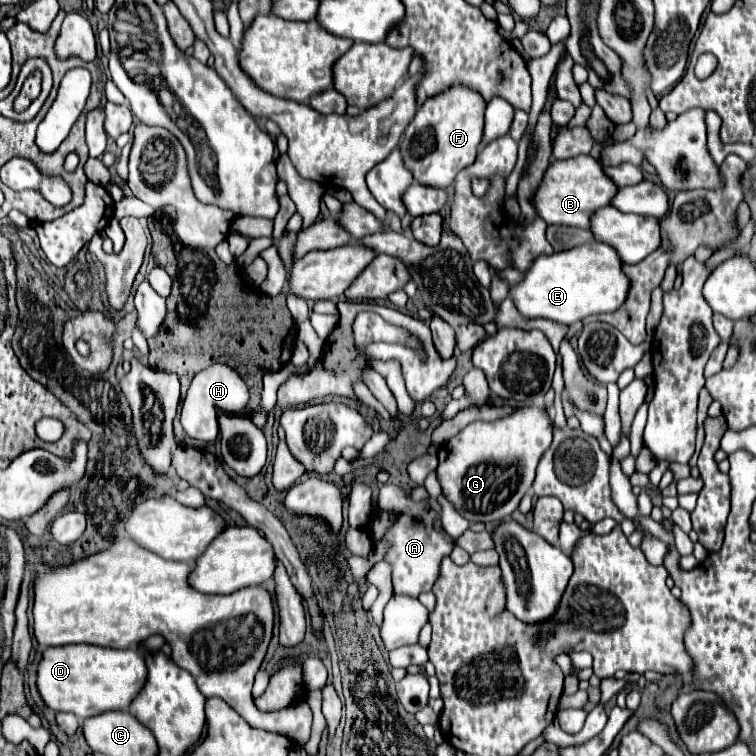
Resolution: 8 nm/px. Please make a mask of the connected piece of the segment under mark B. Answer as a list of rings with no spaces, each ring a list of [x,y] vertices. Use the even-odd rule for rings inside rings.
[[[575,156],[569,160],[551,160],[543,172],[543,180],[535,190],[531,204],[547,224],[589,228],[589,216],[611,202],[617,186],[601,172],[601,164],[593,156]]]

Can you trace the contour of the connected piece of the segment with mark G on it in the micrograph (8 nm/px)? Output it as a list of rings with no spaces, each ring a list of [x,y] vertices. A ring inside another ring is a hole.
[[[521,406],[515,408],[511,414],[497,418],[493,422],[471,422],[459,434],[455,434],[449,442],[439,448],[439,468],[437,478],[441,482],[443,494],[453,502],[457,512],[467,518],[469,522],[497,522],[513,514],[519,506],[525,492],[531,488],[535,478],[535,468],[539,458],[551,446],[553,438],[553,420],[549,418],[547,410],[541,406]]]

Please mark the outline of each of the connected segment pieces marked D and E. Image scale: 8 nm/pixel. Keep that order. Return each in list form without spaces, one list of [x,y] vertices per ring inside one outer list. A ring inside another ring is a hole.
[[[67,644],[45,648],[37,664],[37,690],[47,708],[71,712],[85,720],[109,710],[123,710],[143,688],[147,666],[135,648],[115,650],[91,644]]]
[[[587,242],[571,250],[537,256],[523,280],[509,286],[509,296],[525,318],[551,318],[561,324],[575,324],[591,314],[615,312],[627,298],[629,280],[621,270],[621,260],[603,242]]]

